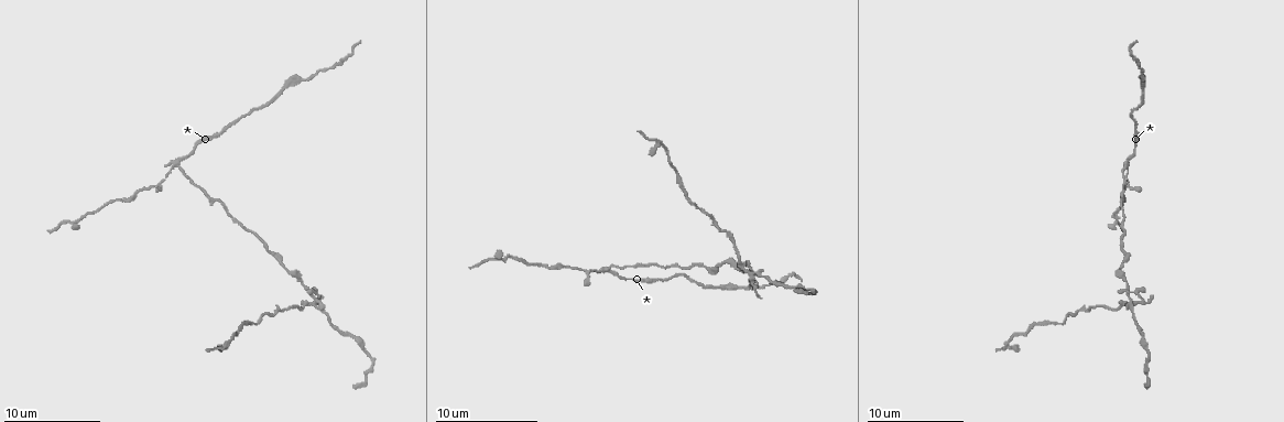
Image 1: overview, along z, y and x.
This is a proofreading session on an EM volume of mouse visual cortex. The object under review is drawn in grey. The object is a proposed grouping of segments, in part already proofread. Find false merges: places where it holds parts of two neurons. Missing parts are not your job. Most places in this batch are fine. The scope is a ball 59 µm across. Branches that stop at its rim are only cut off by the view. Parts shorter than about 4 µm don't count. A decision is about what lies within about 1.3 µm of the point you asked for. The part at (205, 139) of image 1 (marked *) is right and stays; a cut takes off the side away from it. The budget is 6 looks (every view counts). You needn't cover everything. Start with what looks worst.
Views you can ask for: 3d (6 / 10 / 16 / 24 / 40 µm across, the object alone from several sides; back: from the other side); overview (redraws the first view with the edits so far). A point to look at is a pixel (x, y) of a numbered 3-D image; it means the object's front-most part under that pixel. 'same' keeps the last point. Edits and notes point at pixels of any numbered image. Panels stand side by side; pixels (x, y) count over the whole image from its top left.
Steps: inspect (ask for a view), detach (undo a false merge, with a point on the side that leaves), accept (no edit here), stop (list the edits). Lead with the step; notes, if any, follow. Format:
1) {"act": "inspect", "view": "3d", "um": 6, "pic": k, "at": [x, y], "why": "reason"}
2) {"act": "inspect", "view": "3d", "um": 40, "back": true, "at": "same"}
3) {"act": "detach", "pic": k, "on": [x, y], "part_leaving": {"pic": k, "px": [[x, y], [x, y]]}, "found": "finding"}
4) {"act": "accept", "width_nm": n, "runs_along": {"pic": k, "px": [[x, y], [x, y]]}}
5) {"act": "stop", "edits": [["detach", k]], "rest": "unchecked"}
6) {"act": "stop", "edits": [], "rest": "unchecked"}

{"act": "inspect", "view": "3d", "um": 6, "pic": 1, "at": [174, 163], "why": "four-way junction"}

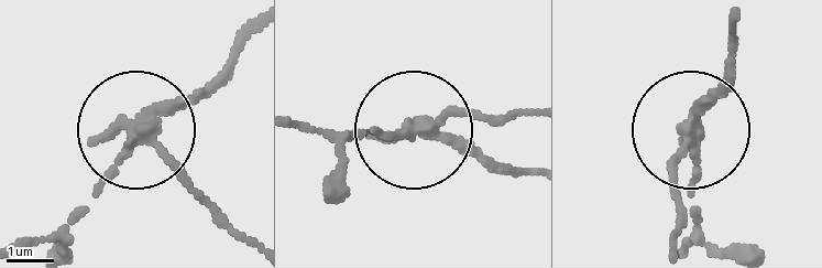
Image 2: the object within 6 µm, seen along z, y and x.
{"act": "inspect", "view": "3d", "um": 6, "back": true, "pic": 2, "at": [421, 126], "why": "other side"}

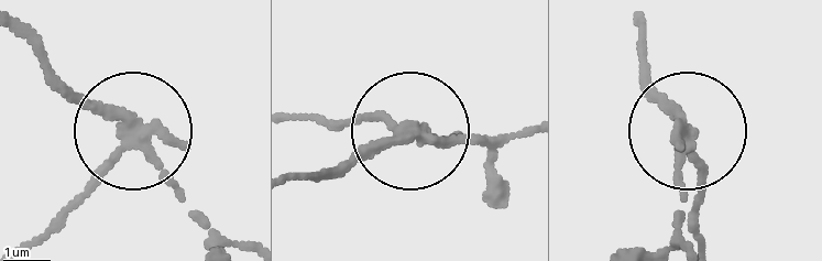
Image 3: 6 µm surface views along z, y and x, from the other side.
{"act": "detach", "pic": 3, "on": [94, 189], "width_nm": 240, "found": "two neurons meet here"}

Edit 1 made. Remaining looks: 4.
{"act": "inspect", "view": "3d", "um": 16, "pic": 1, "at": [306, 77], "why": "thick turns thin"}

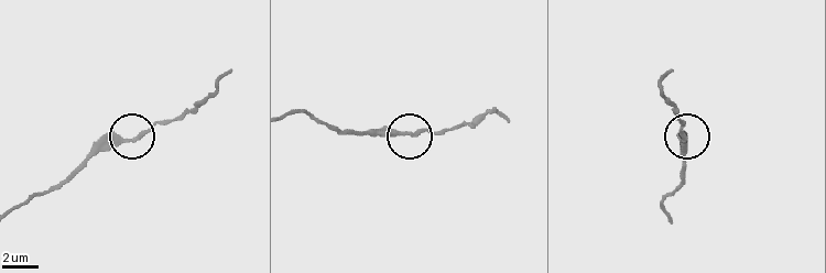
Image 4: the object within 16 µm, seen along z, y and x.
{"act": "accept", "runs_along": {"pic": 4, "px": [[290, 112], [299, 110], [360, 132], [414, 138], [453, 128]]}, "found": "one neuron here"}

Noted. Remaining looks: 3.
{"act": "inspect", "view": "3d", "um": 16, "pic": 1, "at": [119, 198], "why": "thick turns thin"}

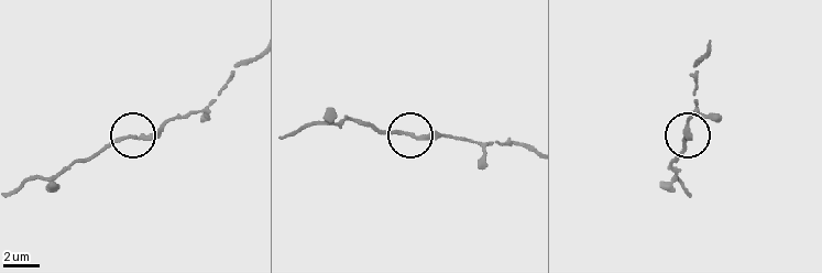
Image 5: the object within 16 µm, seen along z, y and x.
{"act": "inspect", "view": "3d", "um": 16, "back": true, "pic": 5, "at": [137, 136]}

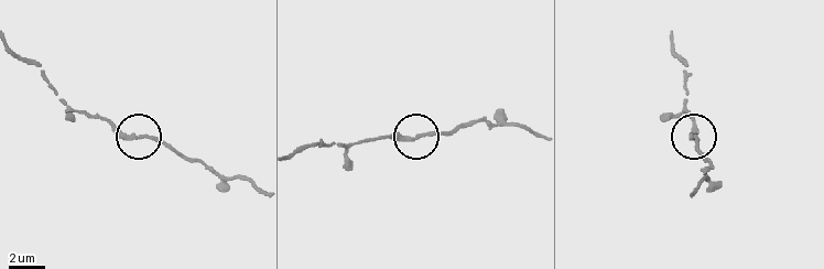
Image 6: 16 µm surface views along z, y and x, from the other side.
{"act": "accept", "width_nm": 210, "runs_along": {"pic": 6, "px": [[20, 56], [38, 65], [73, 108], [179, 152]]}, "found": "all the same neuron"}

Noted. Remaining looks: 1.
{"act": "stop", "edits": [["detach", 3]], "rest": "unchecked"}

